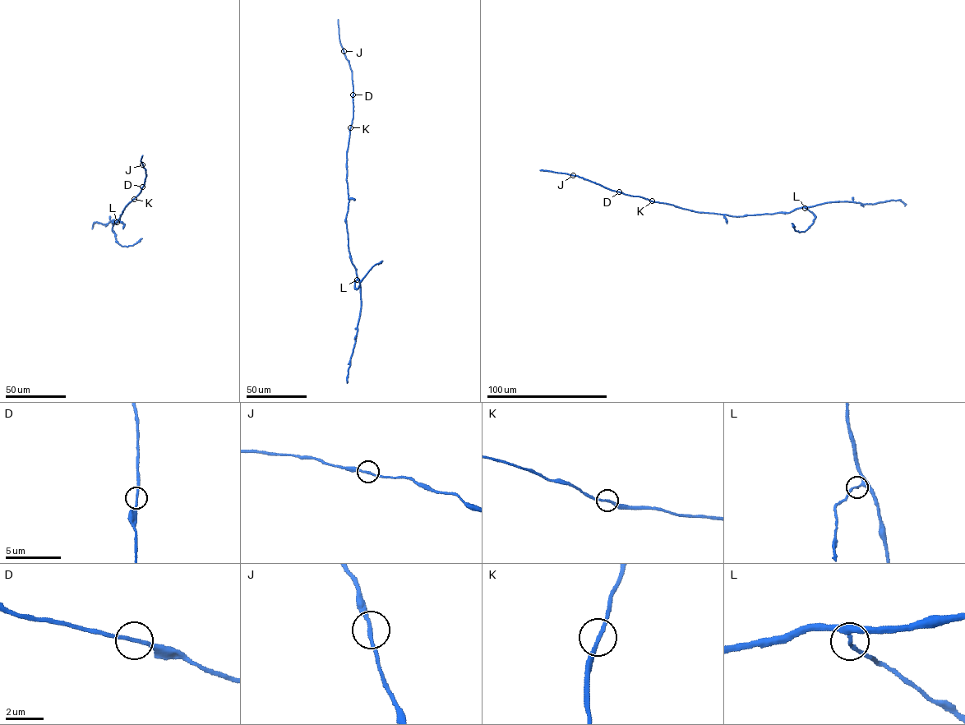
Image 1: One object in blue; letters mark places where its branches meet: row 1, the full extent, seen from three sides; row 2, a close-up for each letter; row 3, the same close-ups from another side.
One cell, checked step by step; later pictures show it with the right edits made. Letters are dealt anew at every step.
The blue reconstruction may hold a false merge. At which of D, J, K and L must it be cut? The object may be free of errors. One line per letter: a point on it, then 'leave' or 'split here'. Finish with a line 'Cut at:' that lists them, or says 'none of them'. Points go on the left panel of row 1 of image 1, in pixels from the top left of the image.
D: at (142, 187); leave
J: at (142, 164); leave
K: at (134, 199); leave
L: at (117, 222); leave
Cut at: none of them

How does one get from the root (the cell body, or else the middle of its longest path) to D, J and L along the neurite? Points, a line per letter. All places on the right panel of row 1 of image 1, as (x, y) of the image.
D: (723, 214), (694, 211), (619, 191)
J: (723, 214), (697, 212), (653, 202), (611, 191), (573, 175)
L: (723, 214), (739, 216), (789, 213), (805, 208)

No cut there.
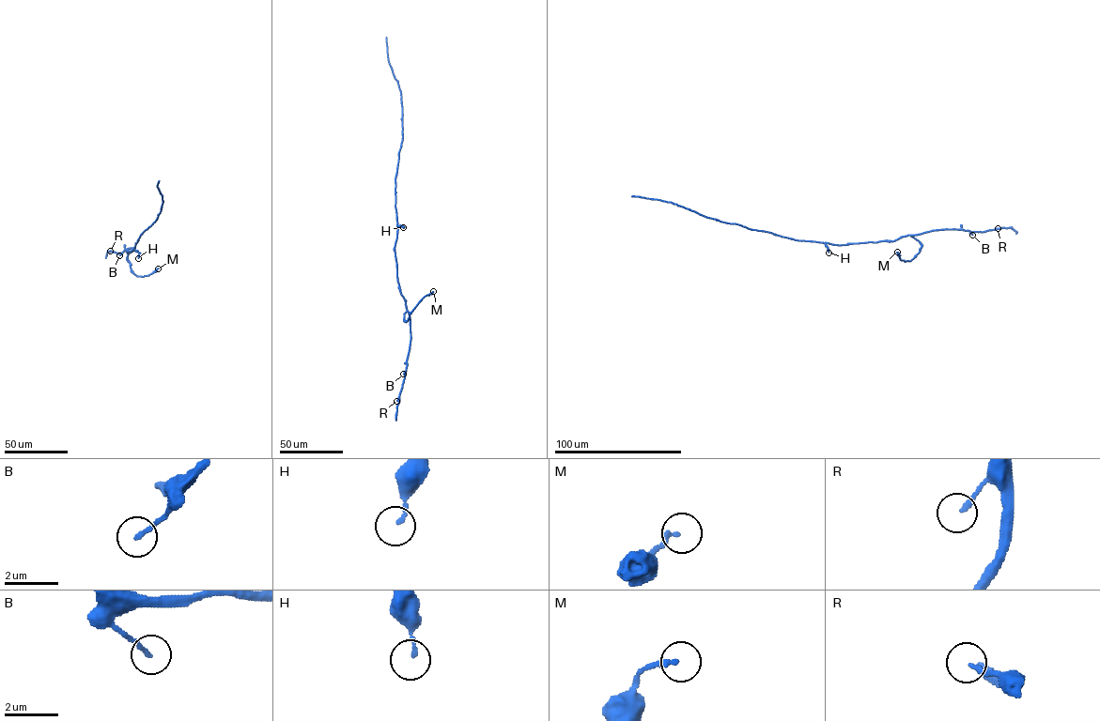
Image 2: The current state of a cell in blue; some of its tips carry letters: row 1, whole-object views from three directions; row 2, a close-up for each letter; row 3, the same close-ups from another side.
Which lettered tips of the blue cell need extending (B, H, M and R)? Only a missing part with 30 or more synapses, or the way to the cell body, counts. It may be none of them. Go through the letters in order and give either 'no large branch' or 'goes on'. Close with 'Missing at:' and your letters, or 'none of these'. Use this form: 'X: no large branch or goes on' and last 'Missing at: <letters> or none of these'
B: no large branch
H: no large branch
M: no large branch
R: no large branch
Missing at: none of these

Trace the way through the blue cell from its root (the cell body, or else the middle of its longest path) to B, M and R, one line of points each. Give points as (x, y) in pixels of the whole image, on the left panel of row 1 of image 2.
B: (134, 248), (128, 253), (133, 248), (126, 249), (119, 255)
M: (134, 248), (127, 253), (132, 250), (127, 259), (133, 273), (144, 276), (158, 268)
R: (134, 248), (128, 253), (133, 248), (117, 253), (110, 251)

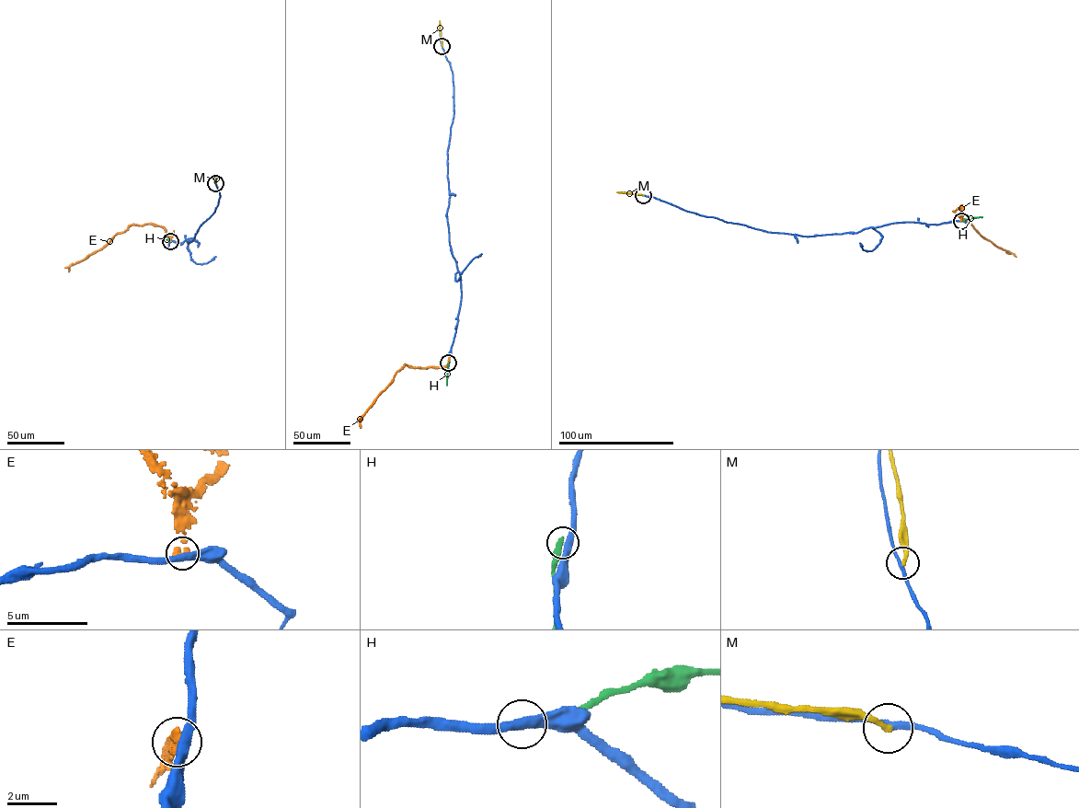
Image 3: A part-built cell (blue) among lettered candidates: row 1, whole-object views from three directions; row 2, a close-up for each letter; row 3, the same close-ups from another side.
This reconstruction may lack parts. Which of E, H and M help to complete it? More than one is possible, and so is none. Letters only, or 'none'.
none

